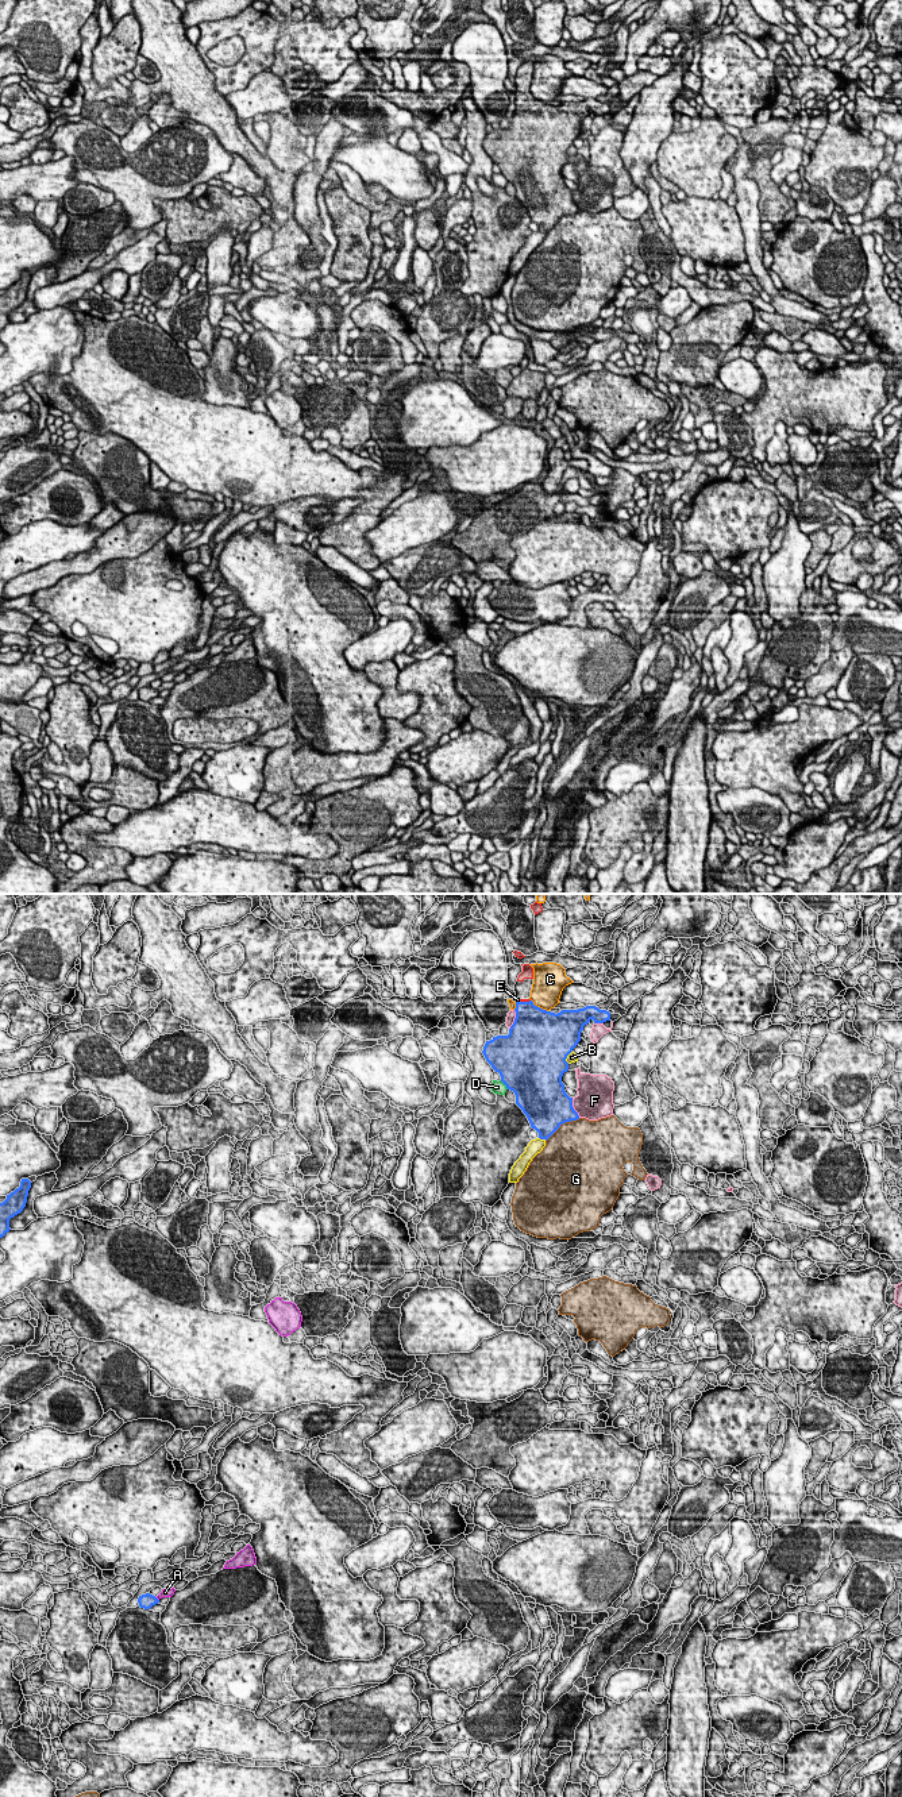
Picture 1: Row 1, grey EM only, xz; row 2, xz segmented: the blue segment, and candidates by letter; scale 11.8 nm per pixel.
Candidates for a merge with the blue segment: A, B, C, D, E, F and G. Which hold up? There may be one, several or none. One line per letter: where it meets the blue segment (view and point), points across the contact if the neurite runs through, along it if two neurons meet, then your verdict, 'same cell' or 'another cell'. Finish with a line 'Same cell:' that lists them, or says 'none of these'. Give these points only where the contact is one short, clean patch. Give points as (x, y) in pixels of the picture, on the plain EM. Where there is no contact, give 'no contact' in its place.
A: contact xz (157, 691); another cell
B: contact xz (543, 231); another cell
C: contact xz (539, 100); another cell
D: contact xz (504, 176); another cell
E: contact xz (523, 95); way xz (531, 114), (523, 95), (517, 92); same cell
F: contact xz (573, 200); another cell
G: contact xz (562, 216); another cell
Same cell: E

